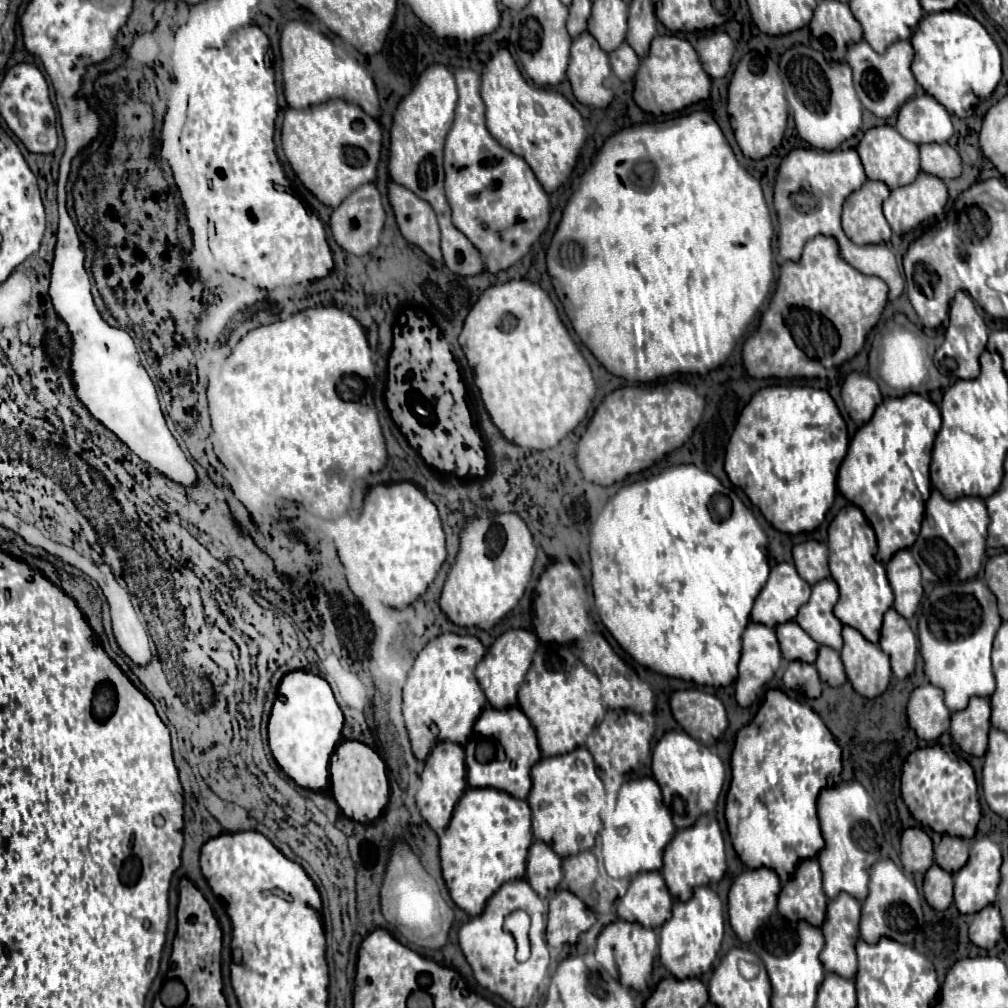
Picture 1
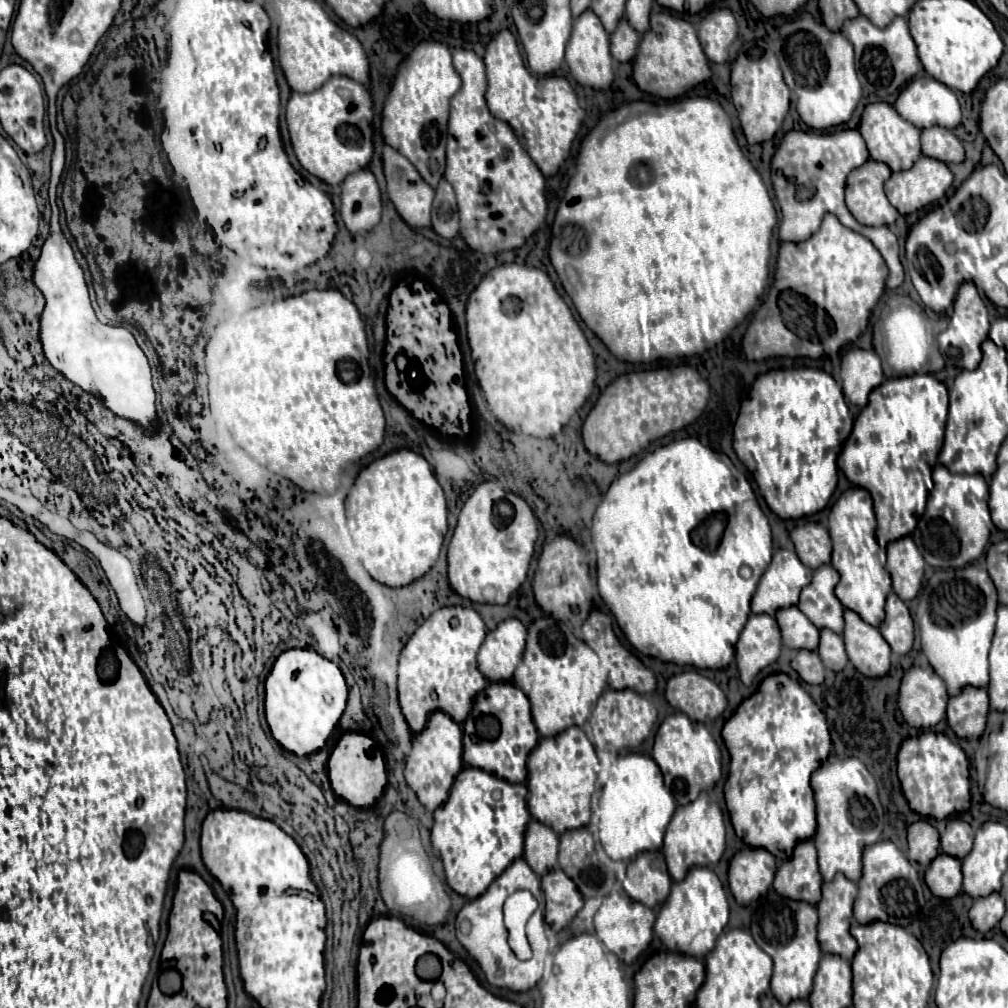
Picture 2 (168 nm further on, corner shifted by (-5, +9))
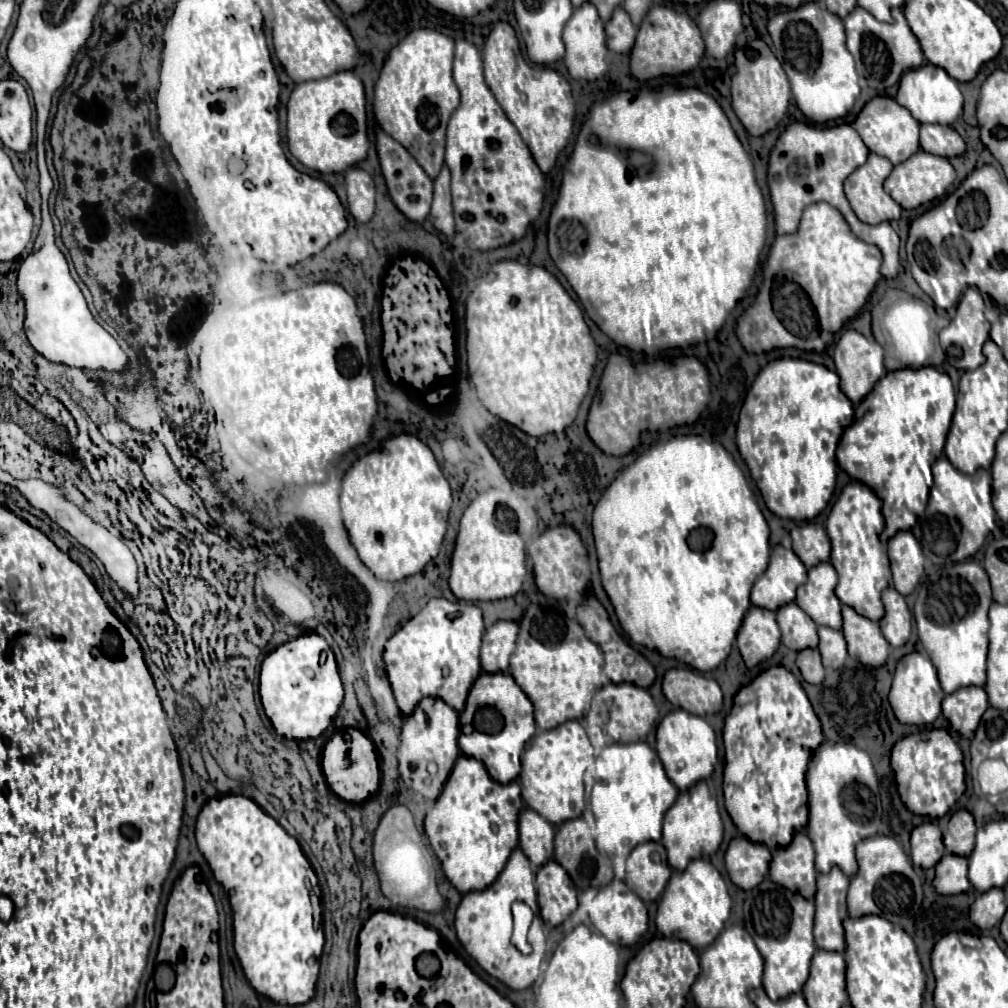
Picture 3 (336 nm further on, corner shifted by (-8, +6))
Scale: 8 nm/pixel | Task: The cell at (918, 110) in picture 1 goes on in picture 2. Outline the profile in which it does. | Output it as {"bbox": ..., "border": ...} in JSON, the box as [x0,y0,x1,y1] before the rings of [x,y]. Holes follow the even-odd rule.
{"bbox":[895,75,961,129],"border":[[[931,75],[915,77],[913,81],[909,81],[907,87],[901,89],[901,93],[895,101],[895,109],[903,119],[907,119],[909,123],[913,123],[919,129],[925,129],[925,127],[931,127],[931,125],[955,129],[961,123],[961,107],[959,107],[955,91],[951,87],[943,85],[941,81],[933,79]]]}

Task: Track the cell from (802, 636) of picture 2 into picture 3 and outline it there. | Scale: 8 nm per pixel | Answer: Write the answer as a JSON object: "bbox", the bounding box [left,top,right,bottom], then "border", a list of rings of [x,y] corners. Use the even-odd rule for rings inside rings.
{"bbox":[776,602,818,650],"border":[[[794,602],[782,606],[776,612],[778,626],[782,630],[782,644],[790,650],[804,650],[818,646],[818,628],[814,620],[804,614]]]}

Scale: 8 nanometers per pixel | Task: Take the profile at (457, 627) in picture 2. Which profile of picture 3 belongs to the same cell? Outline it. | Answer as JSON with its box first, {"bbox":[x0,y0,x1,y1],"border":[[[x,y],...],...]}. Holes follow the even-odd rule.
{"bbox":[384,598,484,716],"border":[[[432,598],[426,608],[422,608],[412,620],[408,620],[388,642],[384,650],[386,672],[390,678],[390,686],[394,690],[398,708],[404,716],[410,716],[422,698],[440,698],[456,712],[464,710],[466,696],[474,686],[476,678],[482,674],[480,668],[480,642],[484,634],[484,622],[480,608],[472,604],[456,604],[446,598]]]}

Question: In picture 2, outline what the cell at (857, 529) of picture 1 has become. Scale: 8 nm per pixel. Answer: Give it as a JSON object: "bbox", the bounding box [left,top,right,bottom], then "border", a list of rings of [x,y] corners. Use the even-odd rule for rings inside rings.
{"bbox":[829,487,891,627],"border":[[[851,487],[841,493],[829,513],[829,535],[833,541],[831,565],[841,575],[835,595],[843,607],[855,611],[865,623],[877,627],[885,617],[885,597],[891,591],[891,577],[885,569],[885,549],[879,547],[875,537],[877,521],[869,491],[863,487]]]}

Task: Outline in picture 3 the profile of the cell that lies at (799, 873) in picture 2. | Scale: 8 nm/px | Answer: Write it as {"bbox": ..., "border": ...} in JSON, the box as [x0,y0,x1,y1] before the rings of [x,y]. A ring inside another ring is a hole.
{"bbox":[770,832,816,900],"border":[[[796,832],[790,846],[780,848],[770,862],[772,882],[812,900],[816,894],[814,846],[806,832]]]}

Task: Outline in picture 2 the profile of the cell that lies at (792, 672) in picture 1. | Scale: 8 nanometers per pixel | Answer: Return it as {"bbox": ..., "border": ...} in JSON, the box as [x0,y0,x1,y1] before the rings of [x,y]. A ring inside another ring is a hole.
{"bbox":[791,651,823,685],"border":[[[797,651],[791,665],[805,683],[811,685],[823,683],[823,663],[815,651]]]}

